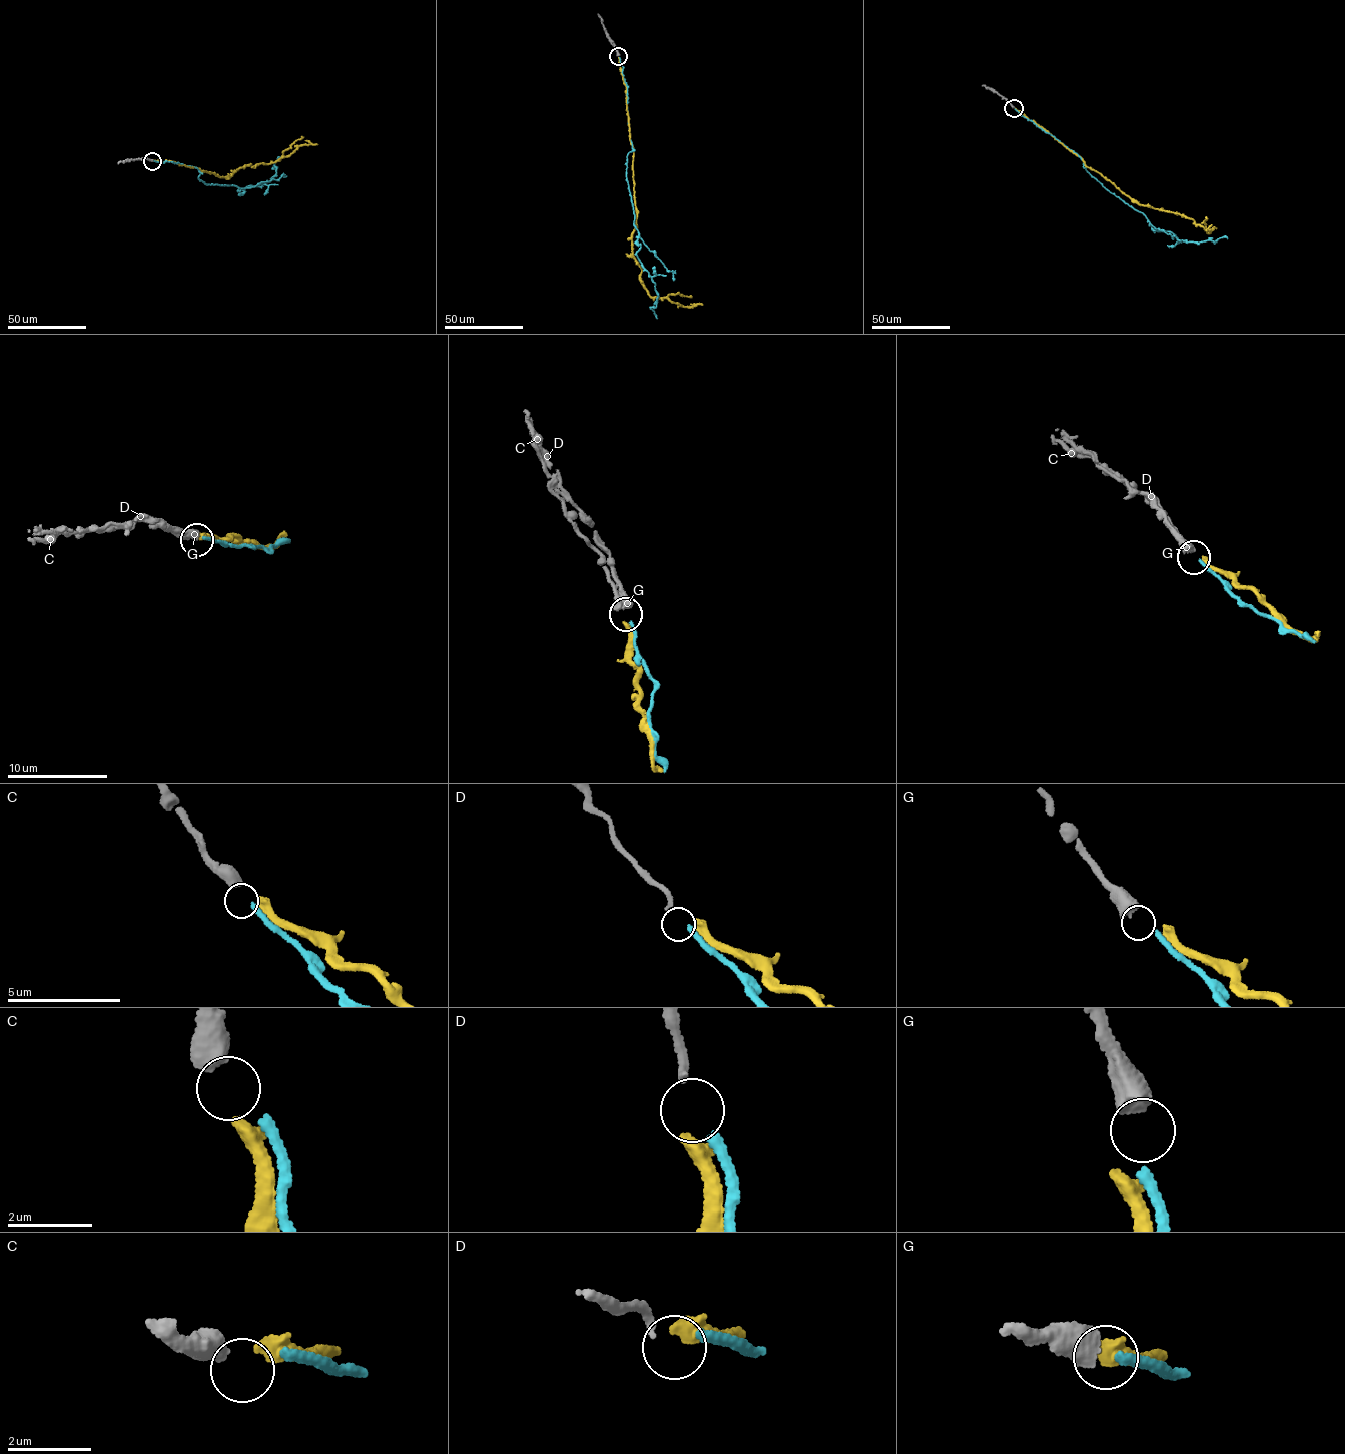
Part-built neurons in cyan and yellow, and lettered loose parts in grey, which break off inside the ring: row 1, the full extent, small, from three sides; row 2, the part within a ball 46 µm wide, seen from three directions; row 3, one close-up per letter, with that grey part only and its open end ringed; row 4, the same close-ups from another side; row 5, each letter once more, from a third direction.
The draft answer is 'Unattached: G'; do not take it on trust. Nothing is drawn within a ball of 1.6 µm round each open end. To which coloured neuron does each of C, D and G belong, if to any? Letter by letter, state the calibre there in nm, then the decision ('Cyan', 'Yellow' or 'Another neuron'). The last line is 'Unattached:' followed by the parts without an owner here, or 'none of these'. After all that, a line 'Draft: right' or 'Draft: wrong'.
C: Thickness 600 nm. Yellow
D: Thickness 200 nm. Cyan
G: Thickness 700 nm. Another neuron
Unattached: G
Draft: right

